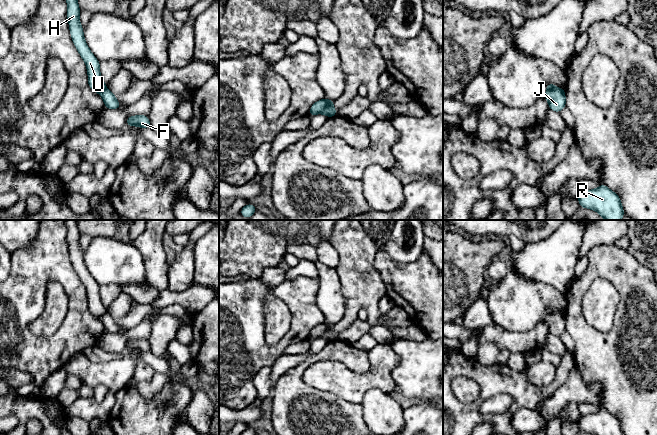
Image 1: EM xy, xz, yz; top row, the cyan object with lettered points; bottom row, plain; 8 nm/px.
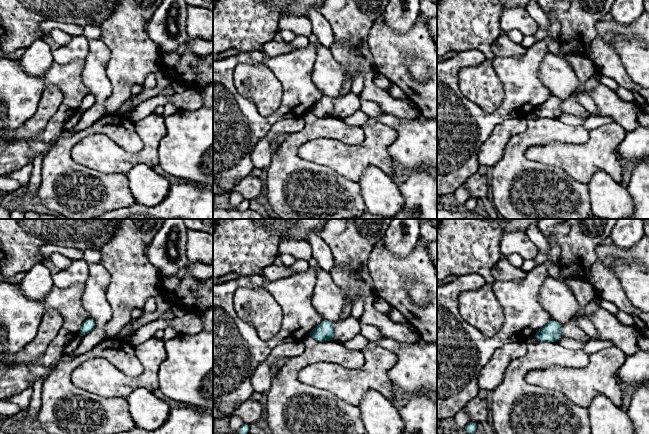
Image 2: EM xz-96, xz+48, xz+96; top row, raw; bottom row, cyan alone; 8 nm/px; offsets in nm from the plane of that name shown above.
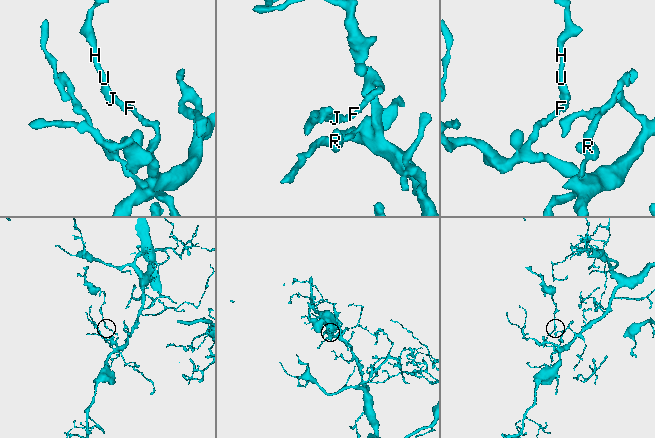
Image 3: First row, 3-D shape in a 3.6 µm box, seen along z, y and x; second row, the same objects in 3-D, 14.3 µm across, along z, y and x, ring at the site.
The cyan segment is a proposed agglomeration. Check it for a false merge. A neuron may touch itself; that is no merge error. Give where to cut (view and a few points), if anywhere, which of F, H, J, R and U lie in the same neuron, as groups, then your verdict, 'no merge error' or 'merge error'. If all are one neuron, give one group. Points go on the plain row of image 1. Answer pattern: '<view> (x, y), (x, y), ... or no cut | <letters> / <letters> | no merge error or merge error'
xz (328, 323), (325, 331), (320, 336) | F J R / H U | merge error

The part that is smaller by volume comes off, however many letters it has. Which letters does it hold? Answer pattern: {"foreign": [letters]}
{"foreign": ["H", "U"]}

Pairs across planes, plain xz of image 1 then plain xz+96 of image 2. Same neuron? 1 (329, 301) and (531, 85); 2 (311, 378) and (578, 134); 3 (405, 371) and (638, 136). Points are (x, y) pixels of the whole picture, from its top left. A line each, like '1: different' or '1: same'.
1: different
2: different
3: same

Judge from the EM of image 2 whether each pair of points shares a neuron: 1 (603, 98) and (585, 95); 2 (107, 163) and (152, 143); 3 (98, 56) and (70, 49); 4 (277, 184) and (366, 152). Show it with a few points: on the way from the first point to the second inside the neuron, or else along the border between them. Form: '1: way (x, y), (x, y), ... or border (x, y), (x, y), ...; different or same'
1: border (600, 84), (591, 91), (595, 114); different
2: way (118, 160), (134, 159), (142, 154); same
3: border (88, 41), (88, 54), (83, 60); different
4: border (303, 160), (327, 166), (346, 178); different

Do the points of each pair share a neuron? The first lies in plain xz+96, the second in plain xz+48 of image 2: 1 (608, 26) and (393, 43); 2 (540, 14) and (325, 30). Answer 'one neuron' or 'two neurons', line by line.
1: one neuron
2: one neuron

